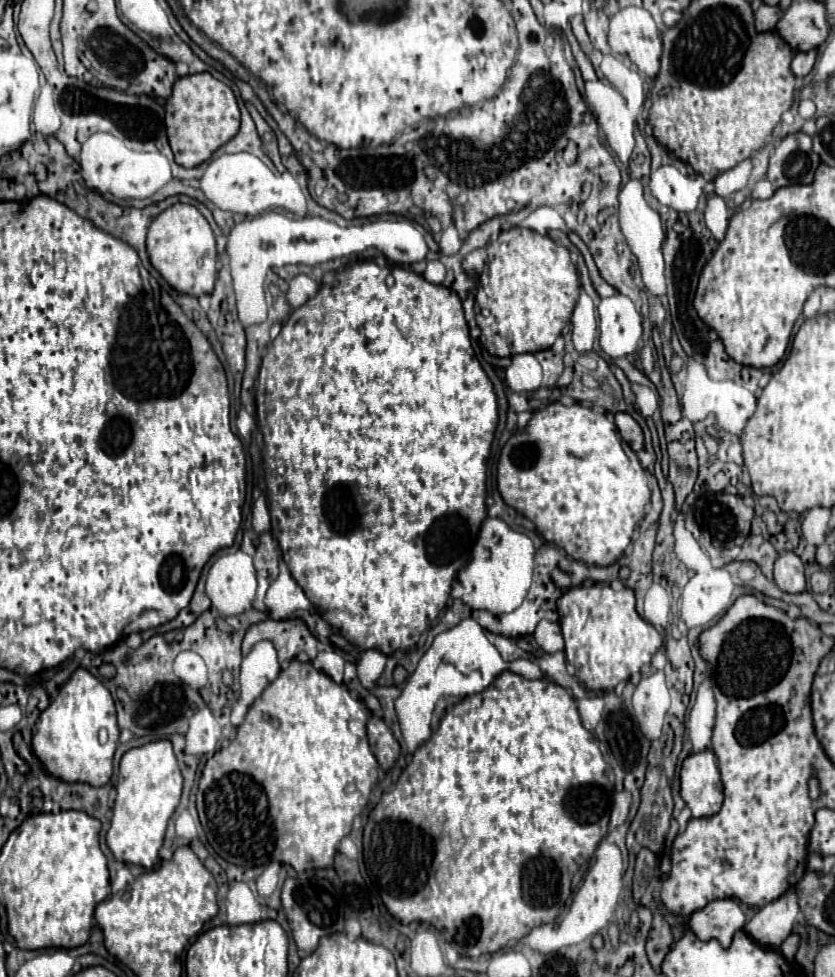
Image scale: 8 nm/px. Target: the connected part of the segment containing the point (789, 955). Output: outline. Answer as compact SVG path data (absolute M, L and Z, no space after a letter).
M790 935L788 941L784 941L784 945L780 945L780 953L782 953L788 961L792 961L792 959L794 959L794 953L796 953L796 949L798 949L798 943L800 943L800 937L798 937L798 935Z

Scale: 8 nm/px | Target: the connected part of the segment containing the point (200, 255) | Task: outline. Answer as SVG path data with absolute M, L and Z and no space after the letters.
M176 203L162 211L148 227L148 256L152 267L176 291L200 297L212 293L216 283L216 241L208 221L194 205Z

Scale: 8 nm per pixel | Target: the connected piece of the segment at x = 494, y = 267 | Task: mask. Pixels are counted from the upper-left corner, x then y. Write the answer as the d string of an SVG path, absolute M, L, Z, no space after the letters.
M512 227L503 231L498 245L490 245L488 251L488 261L478 278L474 303L476 323L482 329L482 345L494 357L550 349L568 325L580 295L576 267L568 249L536 231Z

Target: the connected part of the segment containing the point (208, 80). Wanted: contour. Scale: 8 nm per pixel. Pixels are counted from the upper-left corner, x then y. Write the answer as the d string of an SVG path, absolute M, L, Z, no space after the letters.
M194 73L180 77L166 101L166 135L174 153L174 161L182 167L196 167L212 157L212 153L228 143L240 127L240 111L236 97L228 85L210 73Z

